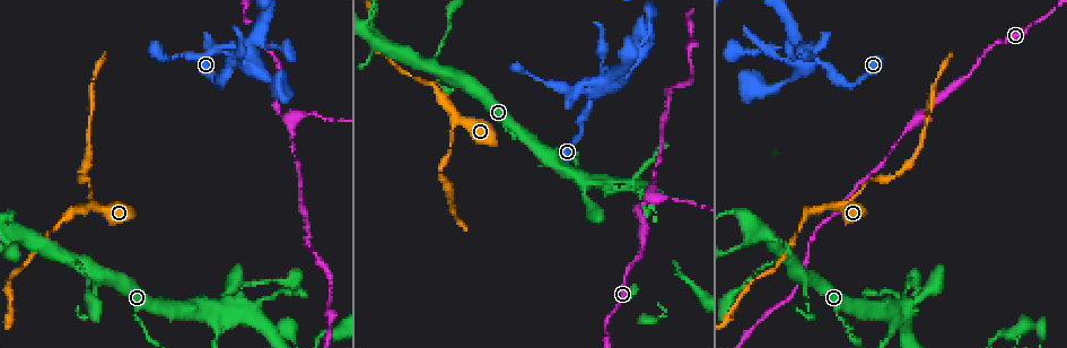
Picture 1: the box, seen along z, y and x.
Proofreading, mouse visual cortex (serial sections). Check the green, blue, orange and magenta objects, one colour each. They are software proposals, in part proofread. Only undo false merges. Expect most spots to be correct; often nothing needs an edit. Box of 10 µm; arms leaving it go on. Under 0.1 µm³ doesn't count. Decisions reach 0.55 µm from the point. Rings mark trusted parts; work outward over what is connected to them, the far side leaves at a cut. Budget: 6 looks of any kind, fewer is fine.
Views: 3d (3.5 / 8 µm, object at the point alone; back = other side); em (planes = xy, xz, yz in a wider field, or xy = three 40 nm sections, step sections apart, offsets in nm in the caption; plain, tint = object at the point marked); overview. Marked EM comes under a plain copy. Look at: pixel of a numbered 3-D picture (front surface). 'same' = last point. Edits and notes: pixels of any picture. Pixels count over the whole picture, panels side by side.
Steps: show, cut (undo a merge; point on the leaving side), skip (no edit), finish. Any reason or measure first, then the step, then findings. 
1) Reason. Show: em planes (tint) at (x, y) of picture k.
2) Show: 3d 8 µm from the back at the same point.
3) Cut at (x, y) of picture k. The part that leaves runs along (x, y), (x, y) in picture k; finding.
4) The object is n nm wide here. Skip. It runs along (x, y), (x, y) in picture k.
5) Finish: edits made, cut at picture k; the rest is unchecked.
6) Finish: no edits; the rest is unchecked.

Three-way junction. Show: 3d 3.5 µm from the back at (650, 196) of picture 1.

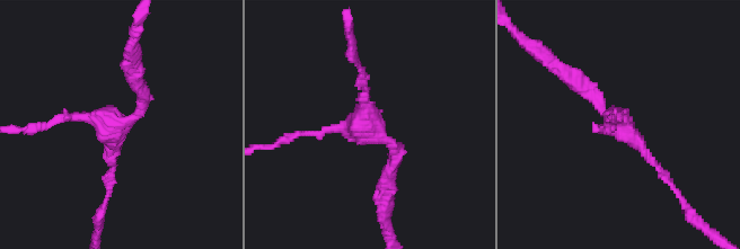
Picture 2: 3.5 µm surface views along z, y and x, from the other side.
3 arms meet here; the arms are 100, 150, 200 nm wide; shape alone is not enough. Show: em xy step 2 (tint) at (623, 124) of picture 2.

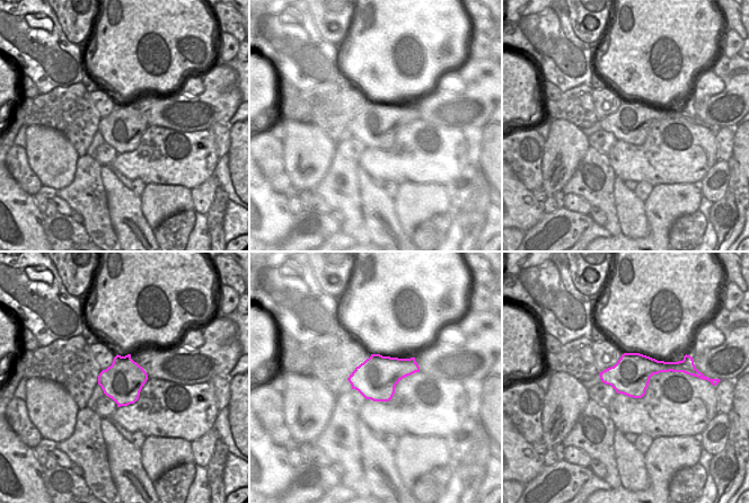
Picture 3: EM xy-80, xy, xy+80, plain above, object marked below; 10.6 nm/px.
Skip. It runs along (578, 80), (670, 184) in picture 2; one cell here.

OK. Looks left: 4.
Narrows sharply. Show: 3d 8 µm at (600, 80) of picture 1.

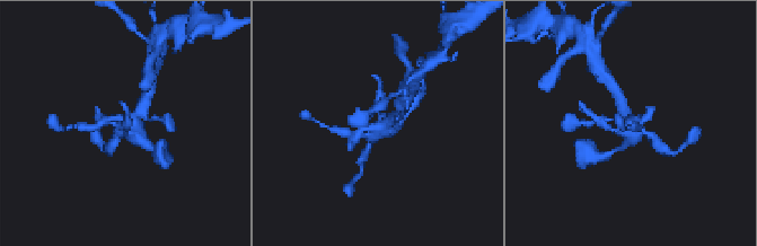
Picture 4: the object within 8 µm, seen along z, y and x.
Show: em xy step 2 (tint) at the same point.

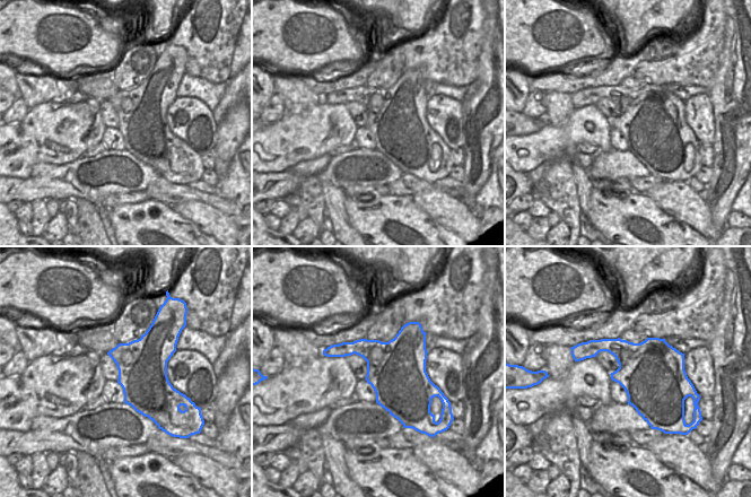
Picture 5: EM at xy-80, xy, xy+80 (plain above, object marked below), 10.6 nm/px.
The object is 600 nm wide here. Skip. It runs along (367, 151), (376, 130), (402, 120) in picture 4; one cell here.

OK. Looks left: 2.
Thin neck. Show: 3d 3.5 µm at (858, 191) of picture 1.

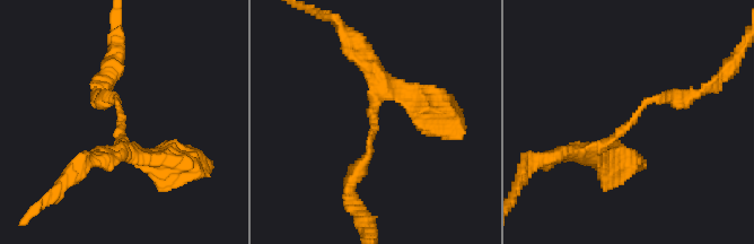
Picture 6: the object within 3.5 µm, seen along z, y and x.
The arms are 200, 250 nm wide; need the tissue. Show: em xy step 3 (tint) at (631, 121) of picture 6.

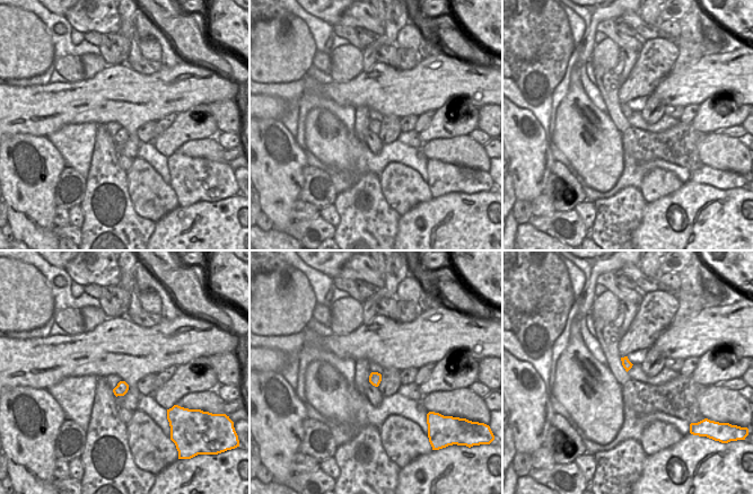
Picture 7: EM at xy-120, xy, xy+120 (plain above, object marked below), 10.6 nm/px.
Skip. Continuous, no second cell.

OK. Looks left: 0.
Finish: no edits; the rest is unchecked.

